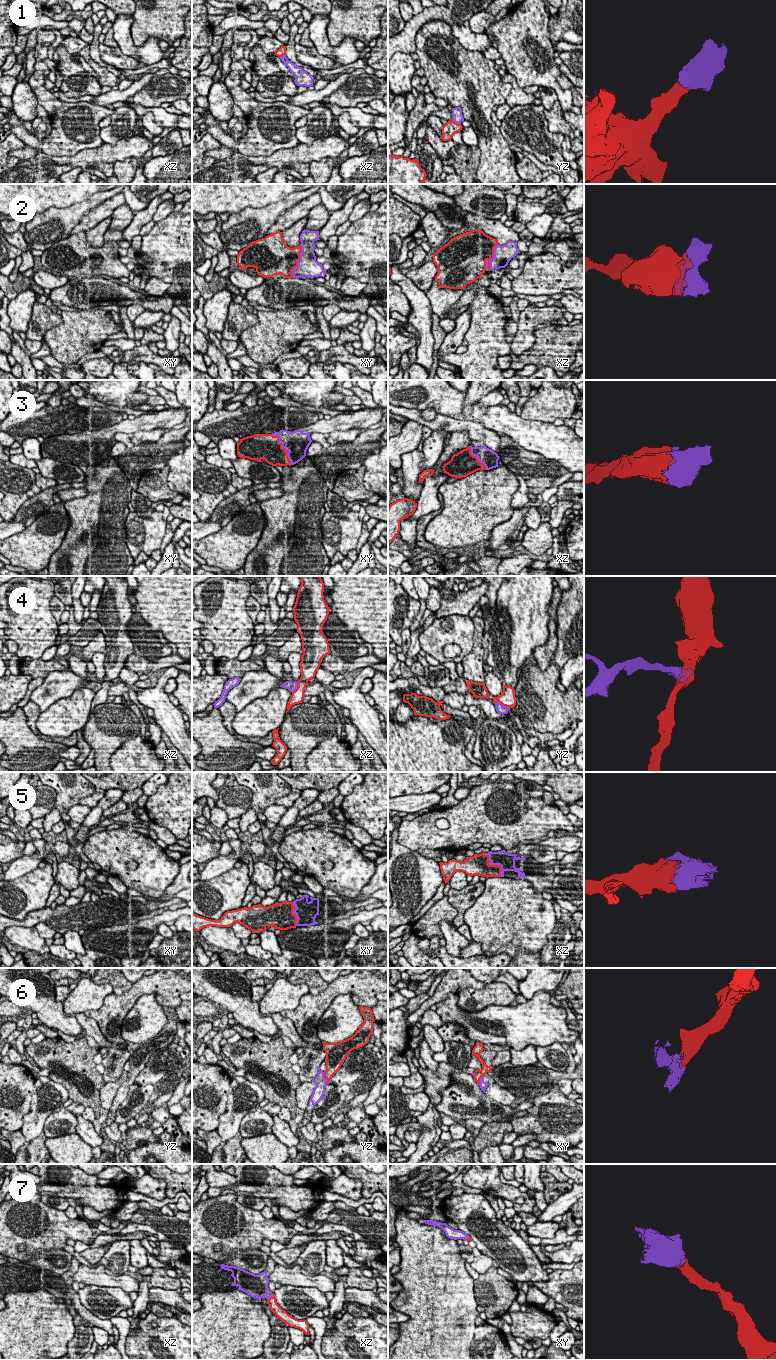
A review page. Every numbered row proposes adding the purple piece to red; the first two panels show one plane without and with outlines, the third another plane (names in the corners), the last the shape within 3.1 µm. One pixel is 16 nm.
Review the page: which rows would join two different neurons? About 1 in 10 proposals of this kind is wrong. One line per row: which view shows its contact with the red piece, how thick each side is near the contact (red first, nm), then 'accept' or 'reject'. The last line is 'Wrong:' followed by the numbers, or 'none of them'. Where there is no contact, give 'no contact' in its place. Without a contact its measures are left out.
1: meets red in yz; 220 nm thick on the red side, 170 nm on the other; accept
2: meets red in xz; 420 nm thick on the red side, 300 nm on the other; accept
3: meets red in xy; 400 nm thick on the red side, 380 nm on the other; accept
4: meets red in yz; 260 nm thick on the red side, 140 nm on the other; reject
5: meets red in xz; 300 nm thick on the red side, 260 nm on the other; accept
6: meets red in yz; 220 nm thick on the red side, 180 nm on the other; accept
7: meets red in xz; 160 nm thick on the red side, 320 nm on the other; accept
Wrong: 4

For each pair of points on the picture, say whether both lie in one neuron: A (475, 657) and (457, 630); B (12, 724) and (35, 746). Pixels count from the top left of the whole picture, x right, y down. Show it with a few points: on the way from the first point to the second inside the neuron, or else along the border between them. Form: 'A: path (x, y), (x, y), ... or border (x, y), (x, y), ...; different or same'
A: border (475, 628), (472, 649), (460, 662); different
B: path (18, 730), (29, 741); same

